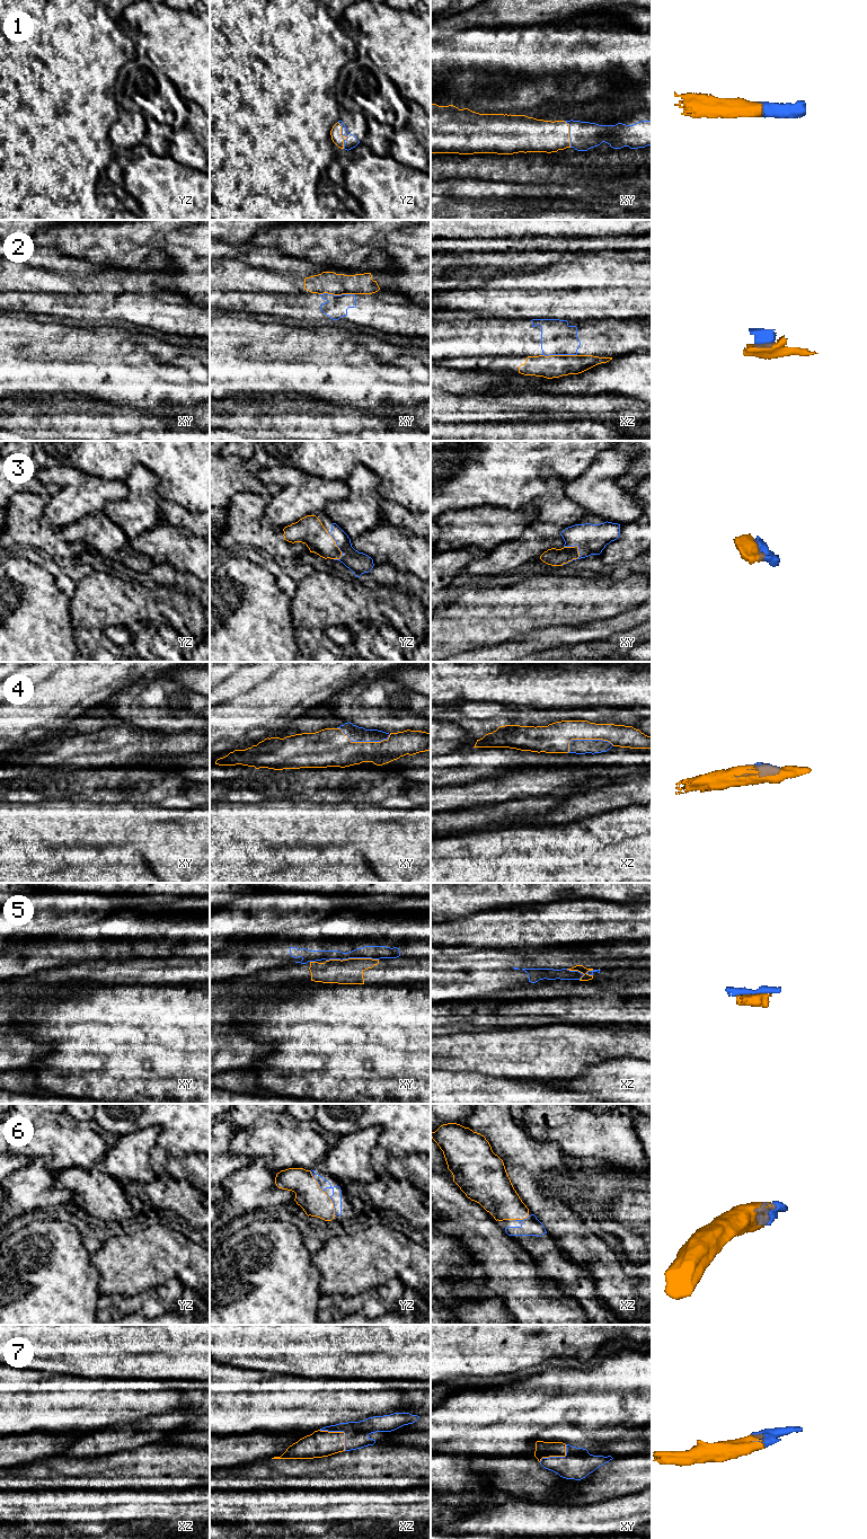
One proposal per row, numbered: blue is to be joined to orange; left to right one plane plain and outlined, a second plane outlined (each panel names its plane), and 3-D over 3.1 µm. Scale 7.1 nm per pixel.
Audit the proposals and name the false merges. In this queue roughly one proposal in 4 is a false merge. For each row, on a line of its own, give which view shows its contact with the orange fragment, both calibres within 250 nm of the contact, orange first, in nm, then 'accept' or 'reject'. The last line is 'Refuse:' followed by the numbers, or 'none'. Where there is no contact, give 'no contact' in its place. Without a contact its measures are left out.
1: meets orange in yz; 80 nm thick on the orange side, 90 nm on the other; accept
2: meets orange in xy; 160 nm thick on the orange side, 150 nm on the other; accept
3: meets orange in xy; 130 nm thick on the orange side, 220 nm on the other; accept
4: meets orange in xy; 280 nm thick on the orange side, 110 nm on the other; accept
5: meets orange in xy; 180 nm thick on the orange side, 100 nm on the other; reject
6: meets orange in yz; 200 nm thick on the orange side, 80 nm on the other; accept
7: meets orange in xz; 190 nm thick on the orange side, 180 nm on the other; accept
Refuse: 5

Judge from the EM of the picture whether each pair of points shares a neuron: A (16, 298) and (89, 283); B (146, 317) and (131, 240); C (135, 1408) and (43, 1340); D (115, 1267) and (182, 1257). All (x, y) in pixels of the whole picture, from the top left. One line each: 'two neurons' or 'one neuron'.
A: one neuron
B: two neurons
C: two neurons
D: one neuron

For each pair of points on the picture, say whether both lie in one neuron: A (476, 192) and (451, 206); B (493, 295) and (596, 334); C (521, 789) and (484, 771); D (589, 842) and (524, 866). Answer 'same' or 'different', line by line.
A: different
B: different
C: different
D: same

